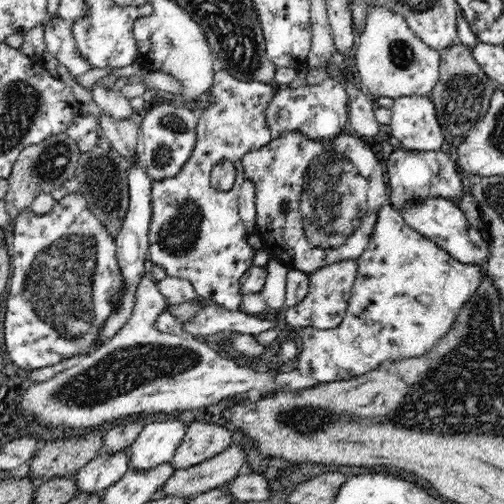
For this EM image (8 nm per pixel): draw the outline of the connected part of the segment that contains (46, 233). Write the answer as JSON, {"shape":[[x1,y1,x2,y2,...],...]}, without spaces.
{"shape":[[81,191,68,193,43,215,25,208,15,218,10,235,12,274,4,316,5,351,12,363,23,370,66,364,92,354,99,346,99,334,108,317,115,313,125,293,125,280,116,258,115,238,90,211]]}

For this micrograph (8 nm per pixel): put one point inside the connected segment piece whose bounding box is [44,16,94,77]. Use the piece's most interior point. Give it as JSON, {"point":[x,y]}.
{"point":[59,41]}

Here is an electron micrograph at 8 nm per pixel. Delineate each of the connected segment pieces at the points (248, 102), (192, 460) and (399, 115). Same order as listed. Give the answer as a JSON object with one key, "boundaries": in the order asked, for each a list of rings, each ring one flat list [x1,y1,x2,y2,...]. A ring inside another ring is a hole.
{"boundaries":[[[216,69,212,86,198,106,196,144,188,162,176,178,152,181,152,218,148,234,148,254,150,255,147,258,152,264,163,268,168,277,190,281,199,300,228,310,238,311,241,308,244,294,241,291,240,279,253,265,252,260,256,252,251,244,248,244,250,233,239,215,239,192,245,181,242,157,250,151,262,148,273,139,270,131,266,129,264,112,279,87,278,84,242,82,229,72],[220,162,230,162,237,166,237,177,232,190,221,191,212,186,211,173,214,166]],[[194,422,186,429,180,446,169,462,174,470,187,469,204,462,232,445,232,432,223,424]],[[429,97,395,99,389,128,391,143,405,151,442,150,444,135]]]}

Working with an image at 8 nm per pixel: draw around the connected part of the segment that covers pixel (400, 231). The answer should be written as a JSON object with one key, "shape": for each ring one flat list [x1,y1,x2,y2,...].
{"shape":[[386,200,382,205,382,208,378,211,377,219,375,222,375,227,370,237,370,242,366,250,357,258,358,270,356,272,356,278,352,286,350,298,345,310,343,318,336,326,336,328,328,330,320,330,312,326,306,326,295,331,295,336,297,337,298,345,298,356,296,358,296,367,300,375,310,378,314,378,318,383,336,383,336,382,346,382,352,378,357,378,376,370,380,364,384,362,402,362,402,360,408,360,410,358,420,358,420,356,426,356,430,354,430,351,436,346,436,343,444,338,448,331,452,328,460,309,470,300,472,295,476,295,475,292,483,281,484,273,482,268,478,265,466,265,460,263,460,261,450,257,448,251,440,248,436,243,432,242,429,238,426,238,423,234,410,228,406,221,403,219,402,214,396,211,392,205]]}

